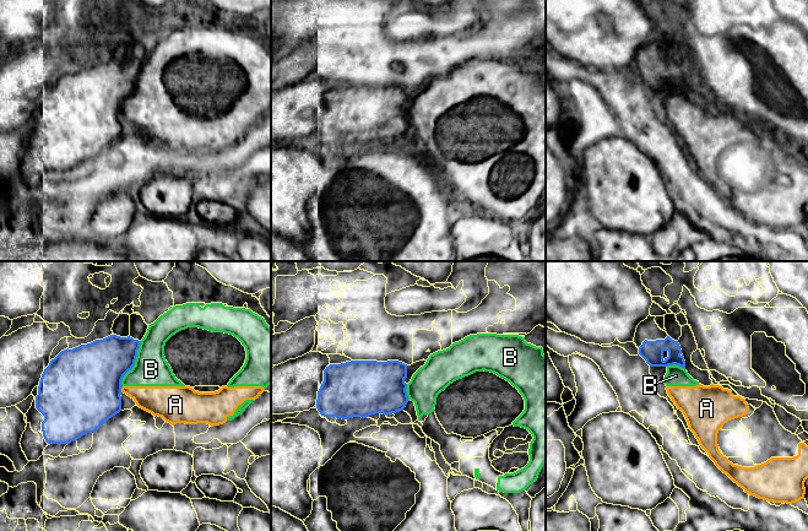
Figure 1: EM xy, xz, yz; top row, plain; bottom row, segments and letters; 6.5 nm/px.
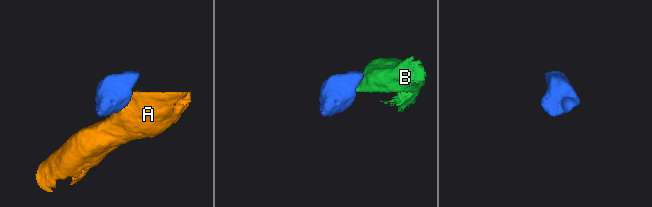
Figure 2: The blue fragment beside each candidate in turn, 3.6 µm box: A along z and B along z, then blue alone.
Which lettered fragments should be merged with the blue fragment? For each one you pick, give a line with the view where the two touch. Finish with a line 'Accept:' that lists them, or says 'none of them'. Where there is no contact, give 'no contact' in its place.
Accept: none of them

